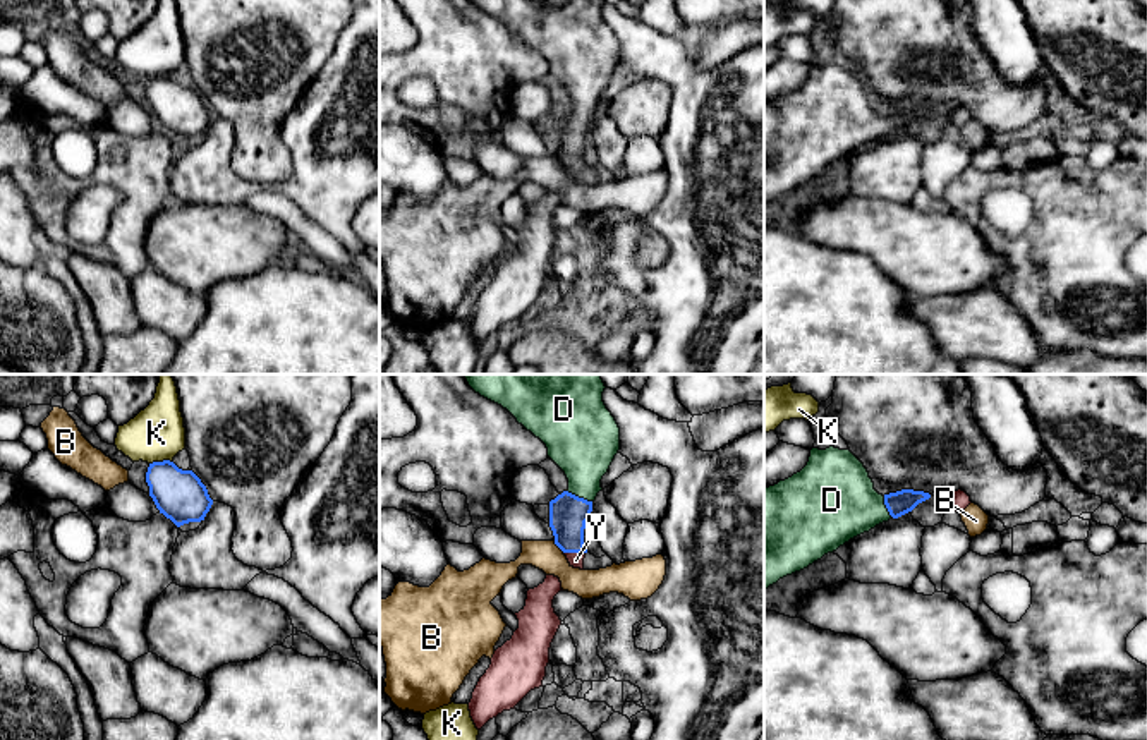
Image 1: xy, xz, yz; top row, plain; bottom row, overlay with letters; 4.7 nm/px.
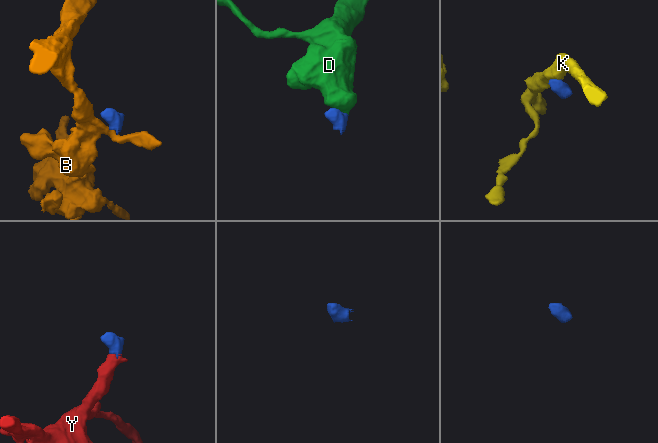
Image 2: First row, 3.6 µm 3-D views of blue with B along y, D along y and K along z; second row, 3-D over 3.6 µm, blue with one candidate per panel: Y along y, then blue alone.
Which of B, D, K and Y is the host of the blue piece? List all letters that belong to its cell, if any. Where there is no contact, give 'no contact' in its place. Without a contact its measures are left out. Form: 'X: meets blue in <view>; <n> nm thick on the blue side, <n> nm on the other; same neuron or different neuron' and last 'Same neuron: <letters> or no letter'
B: meets blue in xz; 180 nm thick on the blue side, 140 nm on the other; different neuron
D: meets blue in xz; 180 nm thick on the blue side, 320 nm on the other; same neuron
K: meets blue in xy; 240 nm thick on the blue side, 260 nm on the other; different neuron
Y: meets blue in xz; 180 nm thick on the blue side, 70 nm on the other; same neuron
Same neuron: D, Y

